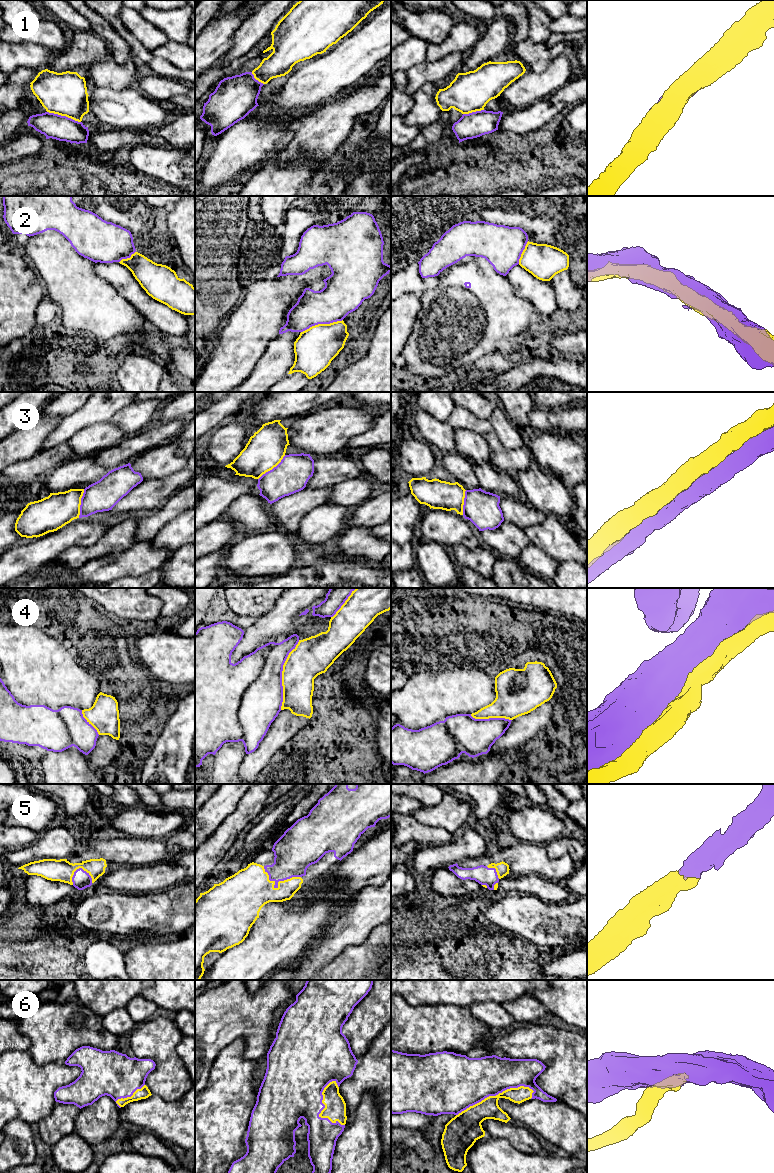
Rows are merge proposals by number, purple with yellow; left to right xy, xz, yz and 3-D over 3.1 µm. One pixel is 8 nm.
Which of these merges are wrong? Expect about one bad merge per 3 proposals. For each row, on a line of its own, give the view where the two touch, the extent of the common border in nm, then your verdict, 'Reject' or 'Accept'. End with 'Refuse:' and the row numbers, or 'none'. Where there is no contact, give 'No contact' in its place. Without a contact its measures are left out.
1: Touches purple in xy. Shared border 280 nm. Reject
2: Touches purple in xz. Shared border 360 nm. Accept
3: Touches purple in xz. Shared border 300 nm. Reject
4: Touches purple in xz. Shared border 600 nm. Reject
5: Touches purple in xz. Shared border 320 nm. Accept
6: Touches purple in yz. Shared border 650 nm. Accept
Refuse: 1, 3, 4

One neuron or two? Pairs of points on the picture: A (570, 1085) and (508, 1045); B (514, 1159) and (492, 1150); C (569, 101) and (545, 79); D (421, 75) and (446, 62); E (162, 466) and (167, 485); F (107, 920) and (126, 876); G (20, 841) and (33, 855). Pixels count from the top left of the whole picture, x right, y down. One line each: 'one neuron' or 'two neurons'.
A: one neuron
B: one neuron
C: two neurons
D: one neuron
E: two neurons
F: two neurons
G: two neurons

